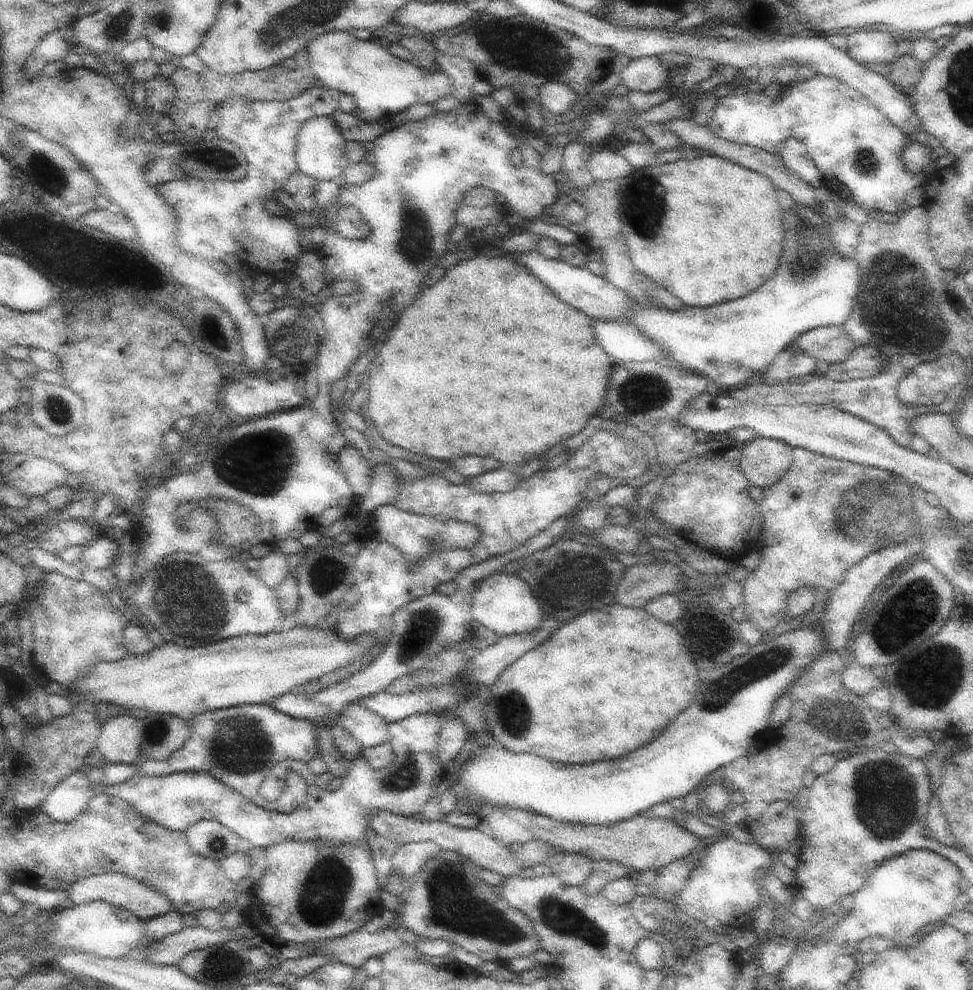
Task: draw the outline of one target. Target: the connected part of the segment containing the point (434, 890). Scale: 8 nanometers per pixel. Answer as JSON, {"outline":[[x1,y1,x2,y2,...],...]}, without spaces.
{"outline":[[441,849,436,858,426,860,422,870,410,880,410,886,407,886,405,902,401,908,400,920,403,926,412,931,417,938,442,939,450,944,458,944,482,961,492,961,500,966,506,967,508,960,514,958,534,958,541,947,532,922,520,910,516,910,504,898,500,898,498,892,494,892,493,886,482,881,477,875,480,870,481,867,466,860,460,852]]}

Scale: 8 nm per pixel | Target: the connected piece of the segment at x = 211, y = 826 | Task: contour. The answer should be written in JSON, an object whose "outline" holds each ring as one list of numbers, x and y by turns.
{"outline":[[203,819,192,824,184,834,194,852,216,861,237,853,236,848,241,841,238,834,234,834,232,830,220,822,209,819]]}

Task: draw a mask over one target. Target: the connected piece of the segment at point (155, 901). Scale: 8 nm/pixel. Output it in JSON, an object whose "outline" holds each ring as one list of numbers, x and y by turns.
{"outline":[[104,872,103,874,91,875,82,880,78,880,76,884,70,886,69,899,75,905,82,905,88,902,94,902,96,900,108,902,114,904,118,908,124,908,128,910,130,914,134,914,136,918,140,920,149,920,160,917,161,915,168,914,170,911,174,911,172,908,172,900,168,900,168,896,164,896,162,892,158,892,156,888,150,888,148,884,127,876,121,873]]}

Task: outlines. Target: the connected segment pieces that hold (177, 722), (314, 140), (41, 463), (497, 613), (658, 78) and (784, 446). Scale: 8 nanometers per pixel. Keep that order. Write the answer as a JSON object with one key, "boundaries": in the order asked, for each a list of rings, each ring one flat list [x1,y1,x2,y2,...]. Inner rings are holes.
{"boundaries":[[[150,714,141,722,144,726,150,726,148,734,144,732,140,744,142,758,148,761,167,761,191,740,191,726,186,726,188,722,178,716]],[[318,115,316,118,308,120,298,134,295,156,299,172,317,181,334,181,340,179,342,172,350,164,346,157,346,144,347,141,331,117]],[[31,457,29,461,17,460,14,470,5,474,4,479,8,485,32,500,45,497,49,491,65,485,67,474,56,462,43,457]],[[505,569,477,583,472,594,472,616,477,625,494,631,498,637,532,632,538,630,544,622,544,612,528,584,516,573,508,574]],[[646,55,632,59,621,72,621,84,630,91,656,92,662,84,666,84,670,69,661,61,661,56]],[[758,436,753,442,740,447,743,450,740,469,744,476,746,476,749,484,754,486,755,489,760,487,764,490,777,484,778,480,782,480,782,476,784,476,790,469,790,466,792,466,794,448,786,442]]]}

